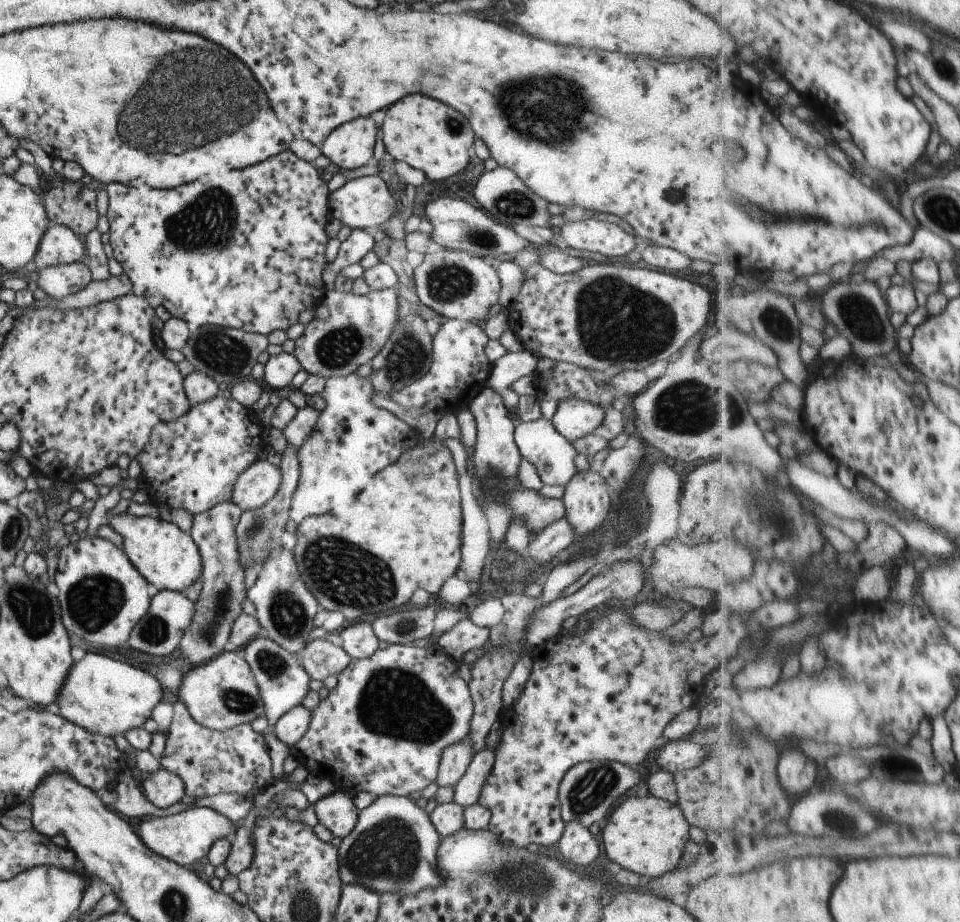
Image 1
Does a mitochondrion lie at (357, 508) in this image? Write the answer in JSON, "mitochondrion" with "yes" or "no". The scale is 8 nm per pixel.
{"mitochondrion":"no"}

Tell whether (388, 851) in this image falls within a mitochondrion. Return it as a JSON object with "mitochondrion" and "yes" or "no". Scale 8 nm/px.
{"mitochondrion":"yes"}

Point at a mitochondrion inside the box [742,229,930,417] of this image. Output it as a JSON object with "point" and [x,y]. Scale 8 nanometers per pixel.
{"point":[860,318]}

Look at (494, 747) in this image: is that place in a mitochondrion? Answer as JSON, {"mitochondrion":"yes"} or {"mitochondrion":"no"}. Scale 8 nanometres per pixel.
{"mitochondrion":"no"}

